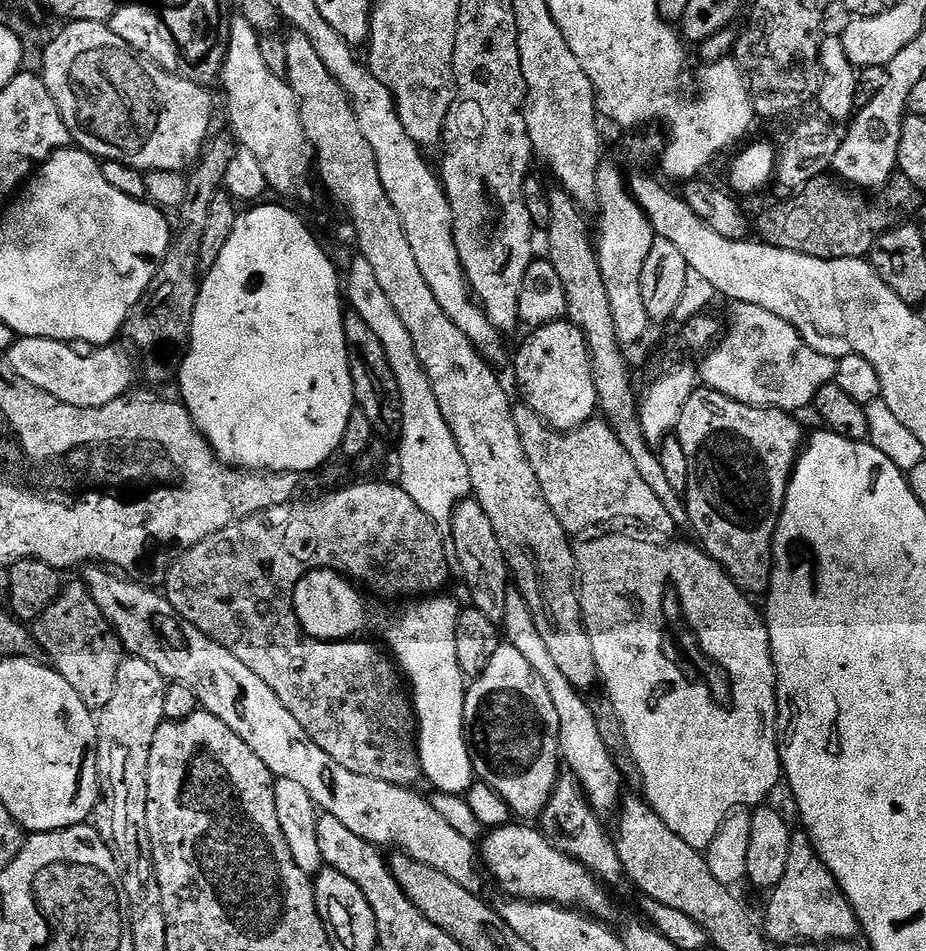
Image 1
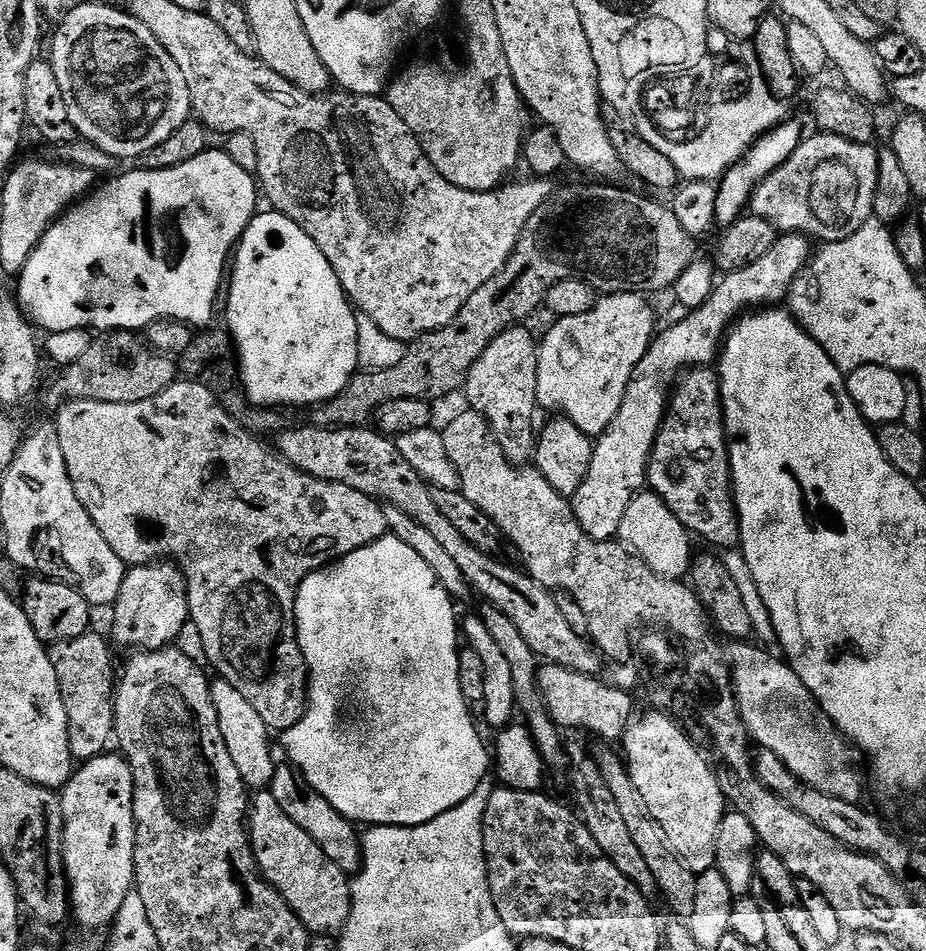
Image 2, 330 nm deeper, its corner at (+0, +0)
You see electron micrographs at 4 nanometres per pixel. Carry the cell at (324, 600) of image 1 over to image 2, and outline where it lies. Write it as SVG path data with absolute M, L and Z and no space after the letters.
M387 535L374 541L370 546L362 546L340 560L334 560L324 568L312 572L302 582L296 595L296 637L300 640L300 649L308 667L308 709L304 717L290 730L279 737L278 744L284 747L287 763L293 764L310 786L345 816L360 826L395 826L397 828L413 828L416 824L425 824L466 802L474 790L489 775L490 748L484 745L480 732L476 729L474 713L466 702L462 682L458 678L458 616L454 609L454 601L448 591L438 582L434 570L418 558L406 542L397 536Z

